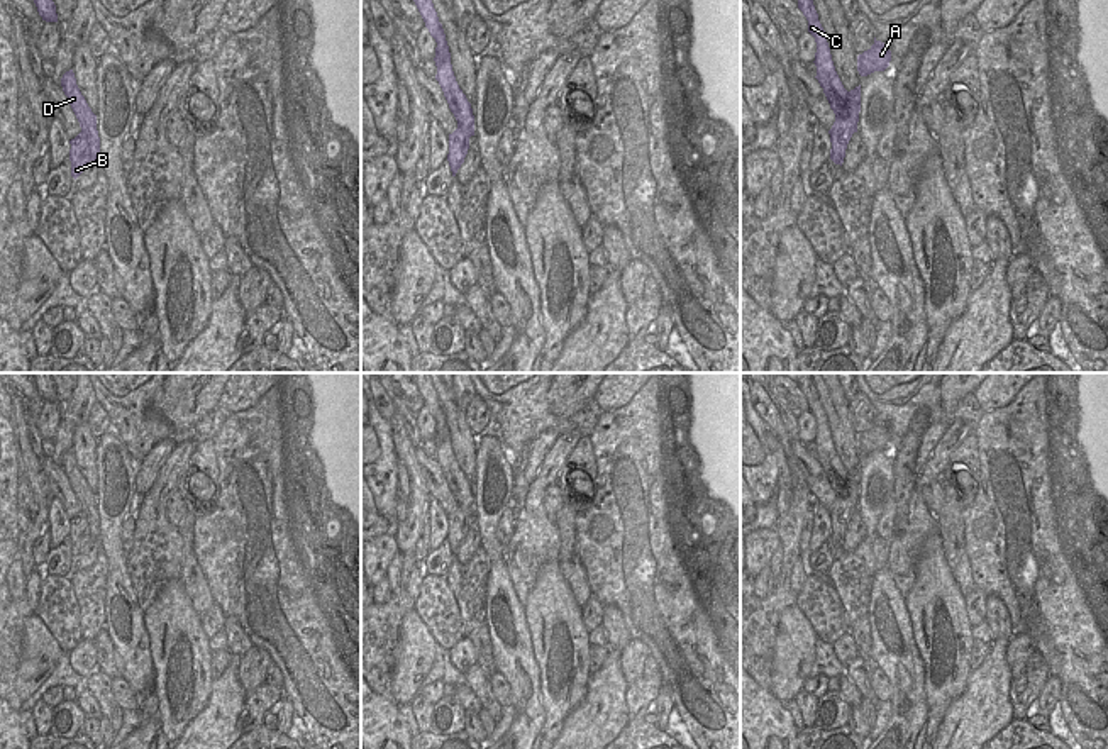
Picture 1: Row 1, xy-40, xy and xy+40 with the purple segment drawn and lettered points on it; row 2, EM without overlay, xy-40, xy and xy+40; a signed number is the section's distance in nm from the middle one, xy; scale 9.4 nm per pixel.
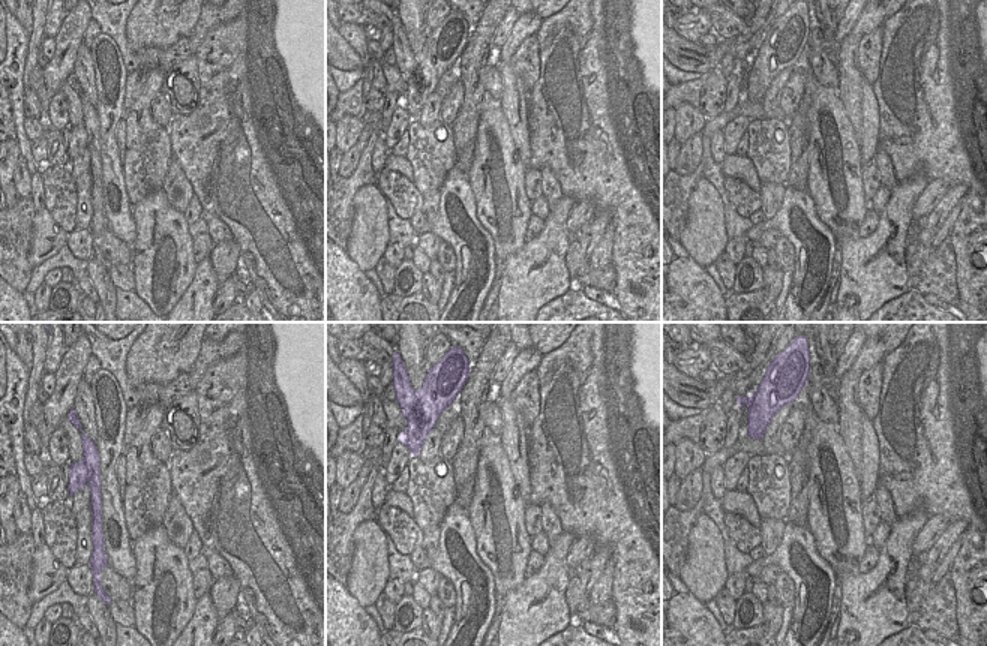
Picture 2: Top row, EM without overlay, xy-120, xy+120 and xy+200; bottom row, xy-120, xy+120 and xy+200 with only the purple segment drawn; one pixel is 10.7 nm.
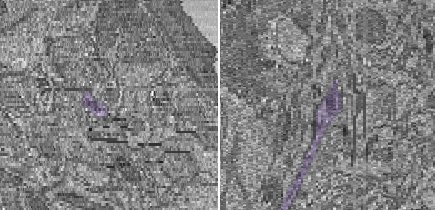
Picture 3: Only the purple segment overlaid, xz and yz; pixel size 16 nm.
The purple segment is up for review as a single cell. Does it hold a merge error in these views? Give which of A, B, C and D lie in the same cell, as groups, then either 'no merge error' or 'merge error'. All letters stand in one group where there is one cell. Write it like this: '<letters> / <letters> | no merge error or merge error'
A B / C D | merge error

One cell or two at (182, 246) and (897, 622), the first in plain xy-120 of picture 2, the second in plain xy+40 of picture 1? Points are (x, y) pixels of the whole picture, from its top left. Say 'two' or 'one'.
two

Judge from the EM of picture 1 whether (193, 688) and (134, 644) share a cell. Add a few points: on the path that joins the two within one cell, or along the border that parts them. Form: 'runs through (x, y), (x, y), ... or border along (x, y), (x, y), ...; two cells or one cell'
border along (143, 617), (153, 668), (153, 692), (156, 695); two cells

